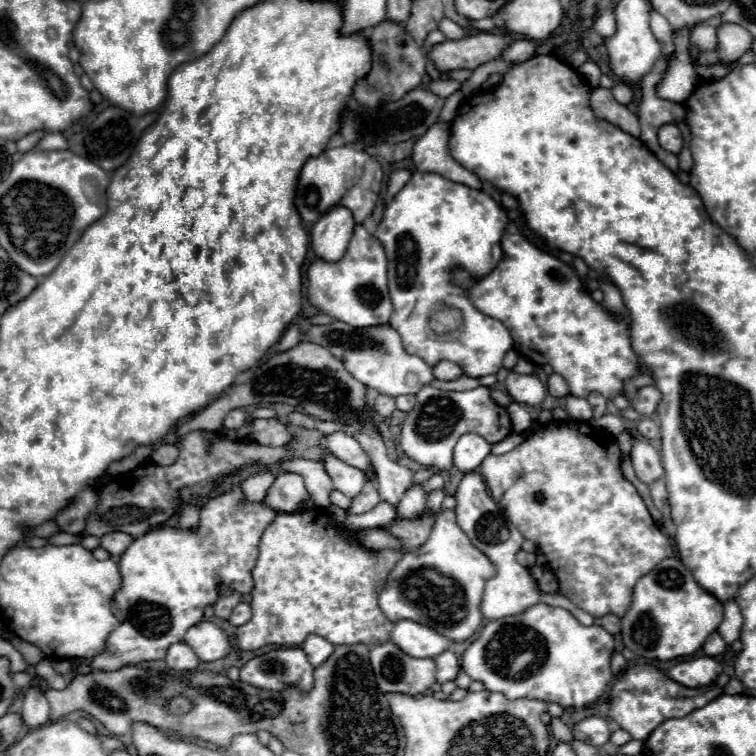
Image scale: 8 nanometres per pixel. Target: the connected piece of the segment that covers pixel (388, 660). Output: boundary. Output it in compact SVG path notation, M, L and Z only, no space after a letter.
M392 641L370 649L370 663L376 683L384 693L420 695L436 681L434 659L410 657Z

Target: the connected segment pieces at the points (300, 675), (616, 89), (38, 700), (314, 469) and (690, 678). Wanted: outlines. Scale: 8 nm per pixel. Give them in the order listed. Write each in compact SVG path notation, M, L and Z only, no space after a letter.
M300 647L274 649L242 665L240 681L268 691L296 687L308 693L314 687L314 667Z
M626 83L614 85L614 87L612 87L612 93L614 93L614 97L616 97L618 103L630 103L630 101L632 101L632 89L630 89L630 85L626 85Z
M30 687L24 693L24 705L22 705L22 717L24 723L32 729L44 725L50 721L50 711L48 711L48 701L44 697L44 691L40 687Z
M290 459L280 465L282 471L292 471L304 477L306 489L318 507L330 505L330 493L332 493L332 479L328 477L322 461L306 461L306 459Z
M692 657L676 663L666 675L684 687L712 685L722 673L722 665L712 657Z

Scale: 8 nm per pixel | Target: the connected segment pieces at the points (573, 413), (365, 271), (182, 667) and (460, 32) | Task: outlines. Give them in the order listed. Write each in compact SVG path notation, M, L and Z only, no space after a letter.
M568 395L566 397L566 409L574 421L590 421L590 417L592 417L592 407L586 398Z
M356 225L348 251L340 261L328 263L324 259L316 259L308 267L306 277L308 301L332 319L338 319L352 327L372 327L376 323L388 323L388 319L392 317L384 247L362 225Z
M186 641L174 643L166 653L166 665L174 671L194 671L198 667L200 659L192 651L192 647Z
M442 19L442 21L440 21L440 31L442 31L448 39L462 39L462 37L466 35L466 31L464 31L460 25L456 25L454 21L450 21L450 19Z

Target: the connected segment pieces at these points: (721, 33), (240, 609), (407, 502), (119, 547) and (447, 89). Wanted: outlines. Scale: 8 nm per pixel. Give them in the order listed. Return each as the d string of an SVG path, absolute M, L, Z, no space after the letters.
M720 23L716 27L716 33L718 33L722 61L740 59L750 49L750 45L754 41L754 35L736 23Z
M238 603L234 609L232 609L232 615L230 615L230 623L234 625L234 627L240 627L240 625L244 625L248 619L252 617L252 611L250 611L250 605L248 603Z
M422 483L412 485L398 503L398 515L406 519L422 515L422 511L426 509L426 499L428 499L428 493L422 489Z
M114 531L114 533L108 533L108 535L104 535L102 537L102 547L110 553L110 555L114 555L114 557L118 557L118 555L122 555L126 549L128 549L128 545L132 543L132 537L128 535L128 533L122 533L122 531Z
M432 79L432 81L426 85L426 89L432 91L434 95L446 99L446 97L450 97L454 91L458 91L460 85L462 85L462 83L456 81L456 79Z

